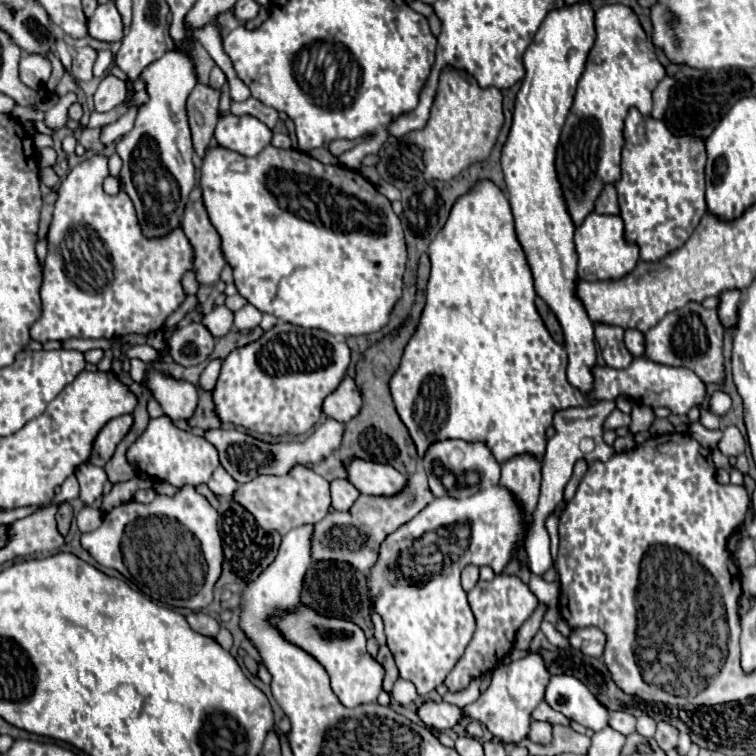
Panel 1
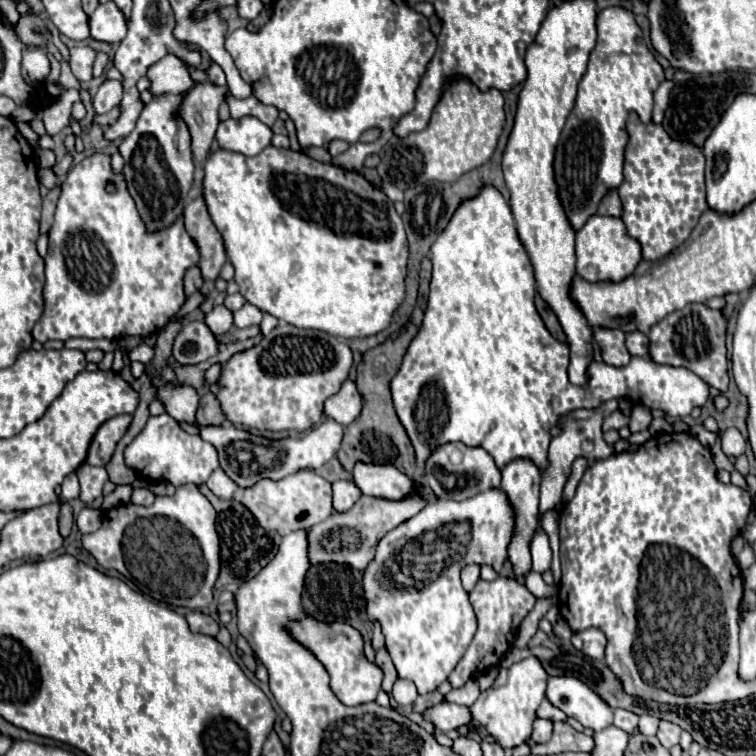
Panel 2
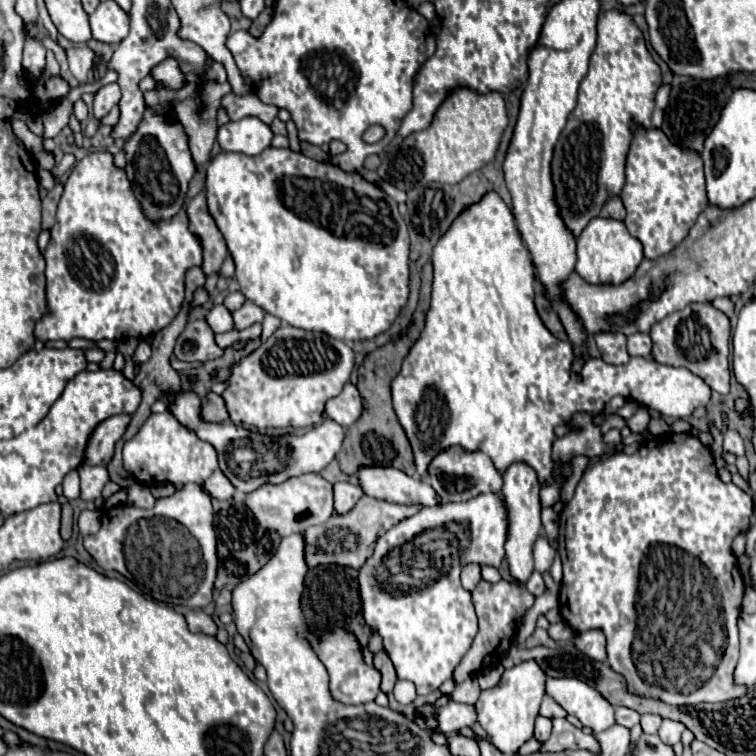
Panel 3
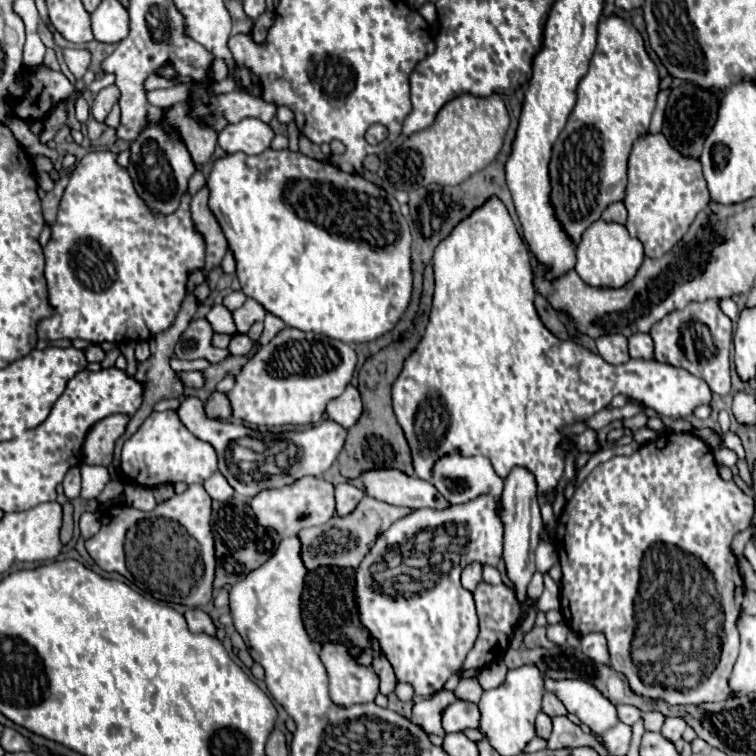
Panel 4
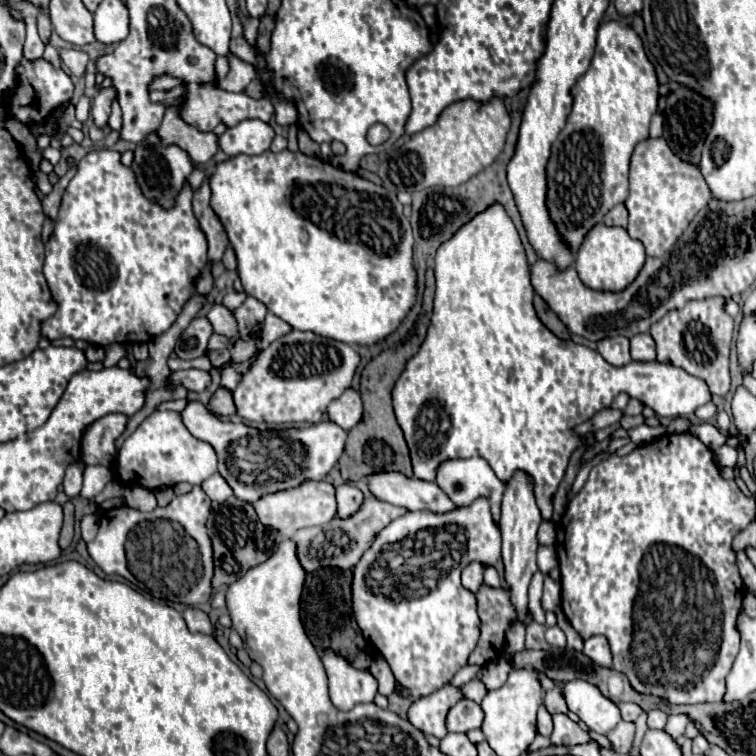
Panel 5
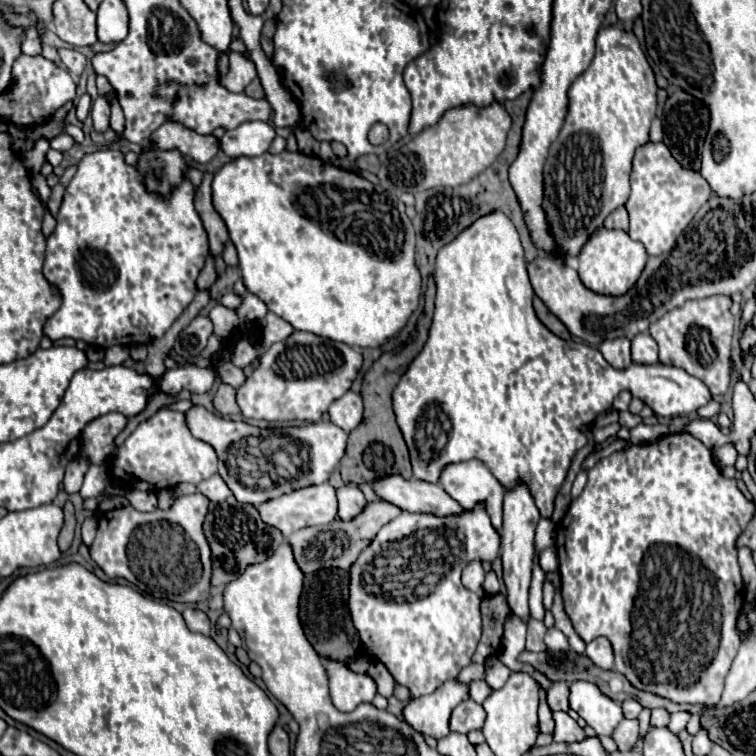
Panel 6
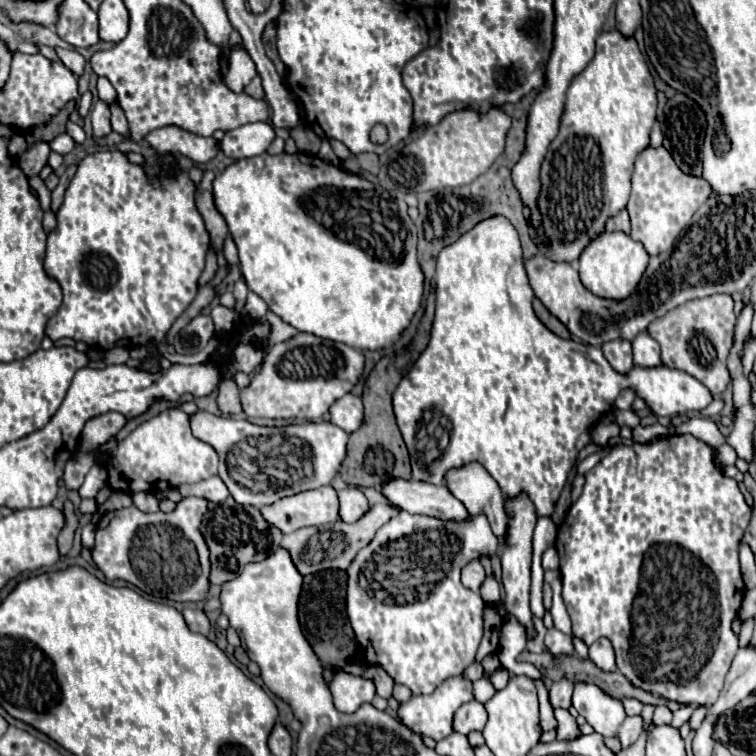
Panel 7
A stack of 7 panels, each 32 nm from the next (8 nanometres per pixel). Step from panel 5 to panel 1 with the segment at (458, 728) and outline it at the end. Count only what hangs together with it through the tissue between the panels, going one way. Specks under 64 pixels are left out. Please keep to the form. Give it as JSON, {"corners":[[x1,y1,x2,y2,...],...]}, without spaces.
{"corners":[[424,700,422,704,418,704,416,714,424,724,434,726,440,732,450,730,462,718,462,710,458,706,446,702,432,702,432,700]]}

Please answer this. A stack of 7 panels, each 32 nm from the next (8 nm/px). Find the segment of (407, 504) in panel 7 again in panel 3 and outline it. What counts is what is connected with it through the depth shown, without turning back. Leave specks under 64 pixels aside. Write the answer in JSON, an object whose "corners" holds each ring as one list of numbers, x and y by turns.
{"corners":[[392,466,358,468,356,478,364,494,378,500,396,504,424,504,424,506,434,506,442,502,428,482,416,476,406,476,404,472]]}

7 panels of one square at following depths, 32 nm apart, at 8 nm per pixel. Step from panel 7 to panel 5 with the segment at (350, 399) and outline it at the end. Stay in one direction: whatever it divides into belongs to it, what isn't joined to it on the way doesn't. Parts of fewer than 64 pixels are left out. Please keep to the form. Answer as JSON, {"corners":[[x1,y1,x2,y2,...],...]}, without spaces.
{"corners":[[348,388,338,400,332,400,332,404,328,404,328,416,344,430,354,428,362,418,362,400,358,390]]}

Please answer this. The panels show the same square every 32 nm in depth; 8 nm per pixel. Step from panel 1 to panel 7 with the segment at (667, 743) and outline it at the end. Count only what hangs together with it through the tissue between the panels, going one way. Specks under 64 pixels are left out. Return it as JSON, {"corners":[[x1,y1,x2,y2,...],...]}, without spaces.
{"corners":[[686,706,686,708,680,708,678,712,674,712,674,718,672,718,672,728,680,728,684,722,688,722,690,720,690,716,692,716,692,706]]}

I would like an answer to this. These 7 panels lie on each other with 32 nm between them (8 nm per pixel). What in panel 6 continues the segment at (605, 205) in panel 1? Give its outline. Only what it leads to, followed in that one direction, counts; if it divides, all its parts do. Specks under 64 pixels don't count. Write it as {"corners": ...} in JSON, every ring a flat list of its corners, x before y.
{"corners":[[624,206,616,208,616,212,608,214,608,218,604,220,606,228,620,228,620,230,628,230,628,212]]}

